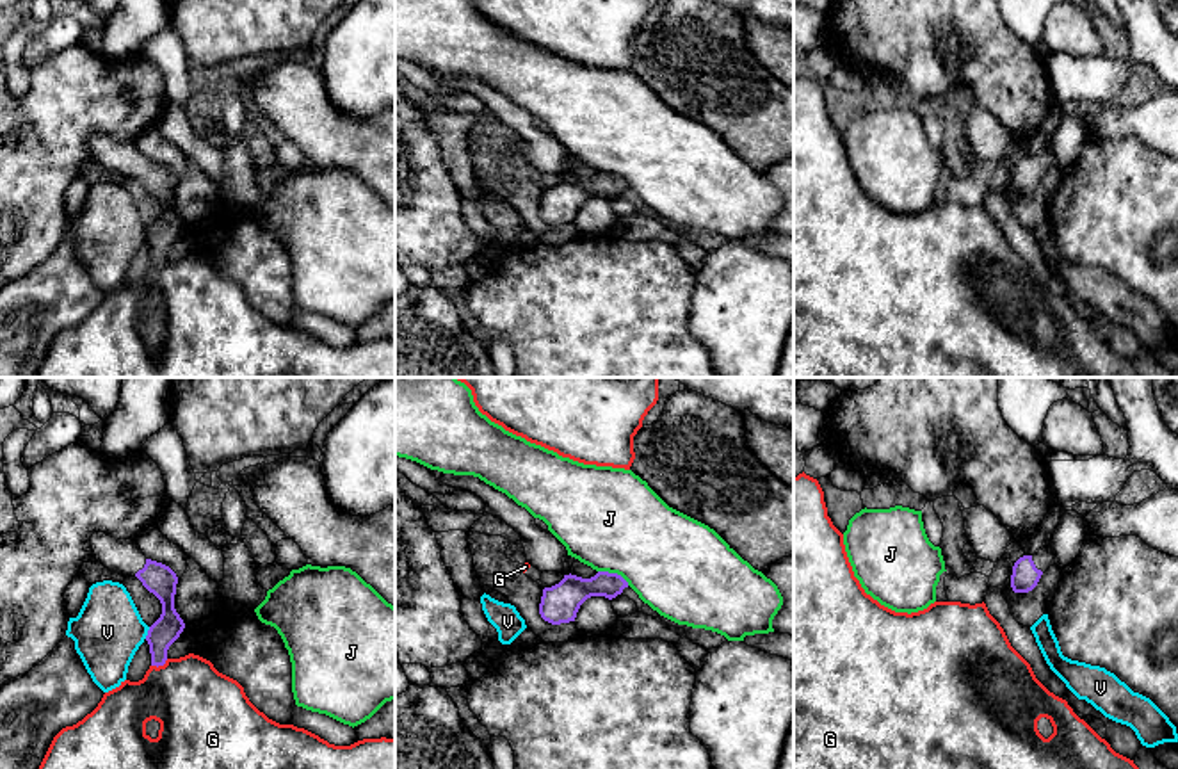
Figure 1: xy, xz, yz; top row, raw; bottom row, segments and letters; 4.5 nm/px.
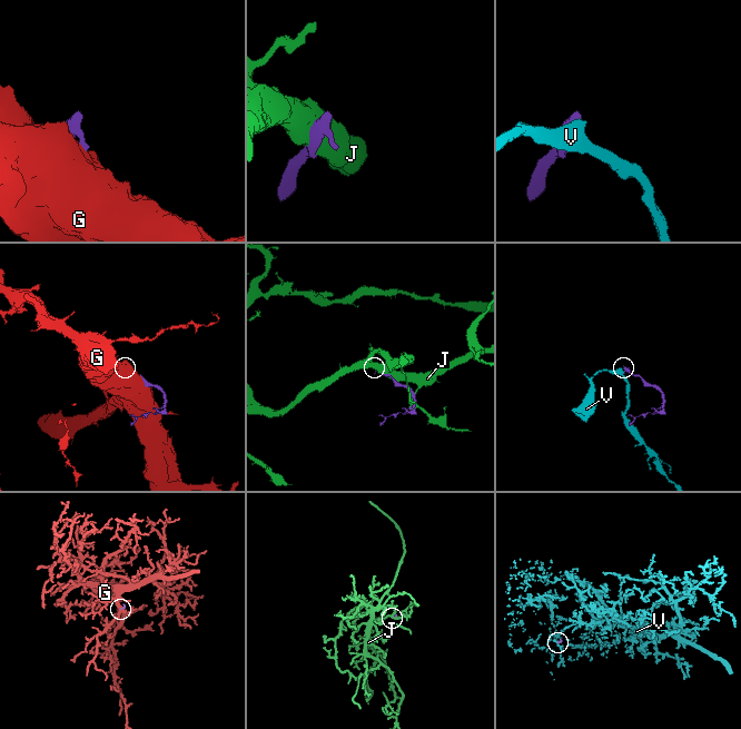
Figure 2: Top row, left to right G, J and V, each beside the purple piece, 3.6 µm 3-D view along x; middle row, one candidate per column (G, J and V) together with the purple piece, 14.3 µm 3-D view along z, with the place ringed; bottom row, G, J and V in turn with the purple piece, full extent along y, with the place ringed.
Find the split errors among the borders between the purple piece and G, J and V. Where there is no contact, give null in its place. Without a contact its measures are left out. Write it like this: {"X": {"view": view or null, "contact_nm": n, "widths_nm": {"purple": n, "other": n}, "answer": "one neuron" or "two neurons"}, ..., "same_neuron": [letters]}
{"G": {"view": "xy", "contact_nm": 90, "widths_nm": {"purple": 120, "other": 360}, "answer": "two neurons"}, "J": {"view": "xz", "contact_nm": 160, "widths_nm": {"purple": 150, "other": 460}, "answer": "two neurons"}, "V": {"view": "xy", "contact_nm": 60, "widths_nm": {"purple": 140, "other": 320}, "answer": "two neurons"}, "same_neuron": []}

